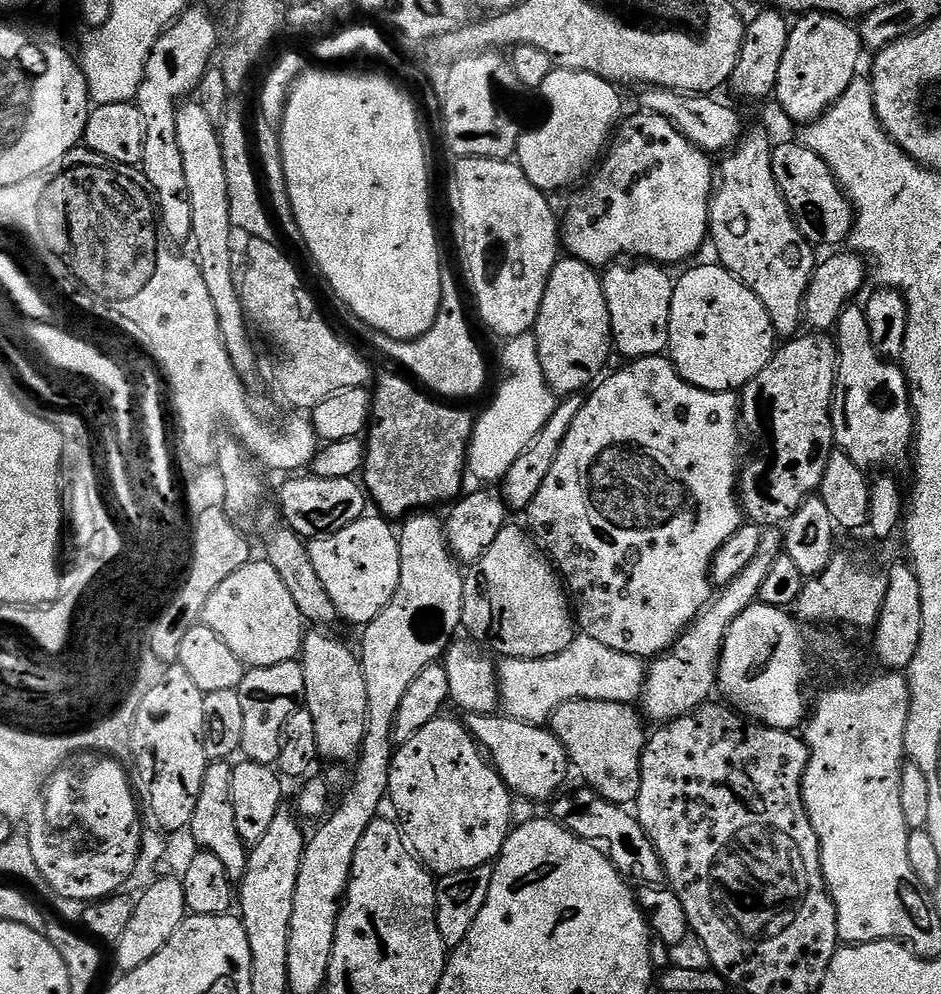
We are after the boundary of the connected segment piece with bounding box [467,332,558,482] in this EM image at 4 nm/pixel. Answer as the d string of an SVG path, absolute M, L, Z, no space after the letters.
M523 332L503 341L500 364L508 377L500 384L492 405L475 421L472 445L468 448L467 471L480 480L503 481L506 470L518 462L518 458L536 441L536 435L546 426L550 414L558 403L557 393L542 374L542 362L538 358L538 342L532 332Z

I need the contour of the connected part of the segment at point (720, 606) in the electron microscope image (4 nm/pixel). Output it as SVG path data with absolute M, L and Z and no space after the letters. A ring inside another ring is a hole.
M776 526L765 527L760 537L758 554L754 554L750 566L746 566L746 570L742 570L742 574L738 574L734 582L723 585L712 603L688 625L675 644L647 665L642 693L642 712L649 721L677 720L678 717L700 707L711 697L708 695L717 687L716 669L720 666L720 651L734 618L738 618L742 610L759 601L762 582L766 582L766 574L770 574L774 562L783 555L785 555L784 532Z

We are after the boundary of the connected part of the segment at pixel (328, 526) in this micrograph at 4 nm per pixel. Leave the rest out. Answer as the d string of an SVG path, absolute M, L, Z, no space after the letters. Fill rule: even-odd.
M314 474L297 475L297 480L288 478L280 488L280 512L284 515L283 523L289 528L293 528L299 536L305 538L315 538L317 536L329 536L346 526L350 526L355 520L359 520L365 515L366 492L355 479L346 478L318 478Z

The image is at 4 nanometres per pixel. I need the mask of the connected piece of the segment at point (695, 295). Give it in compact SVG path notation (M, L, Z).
M711 263L704 264L701 268L692 268L681 280L677 279L675 281L672 289L672 305L670 306L670 338L668 339L667 355L670 357L672 363L675 364L677 372L680 373L680 376L686 382L690 382L707 392L739 393L755 376L762 374L762 370L772 361L772 356L778 347L778 337L776 331L772 328L770 314L766 314L766 306L762 306L759 298L734 274L730 274L725 268L720 267L719 263Z

